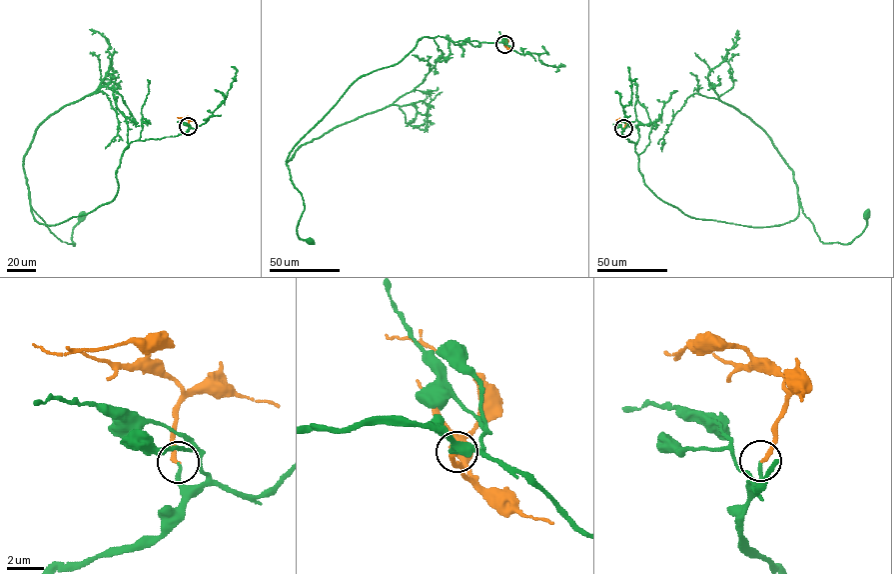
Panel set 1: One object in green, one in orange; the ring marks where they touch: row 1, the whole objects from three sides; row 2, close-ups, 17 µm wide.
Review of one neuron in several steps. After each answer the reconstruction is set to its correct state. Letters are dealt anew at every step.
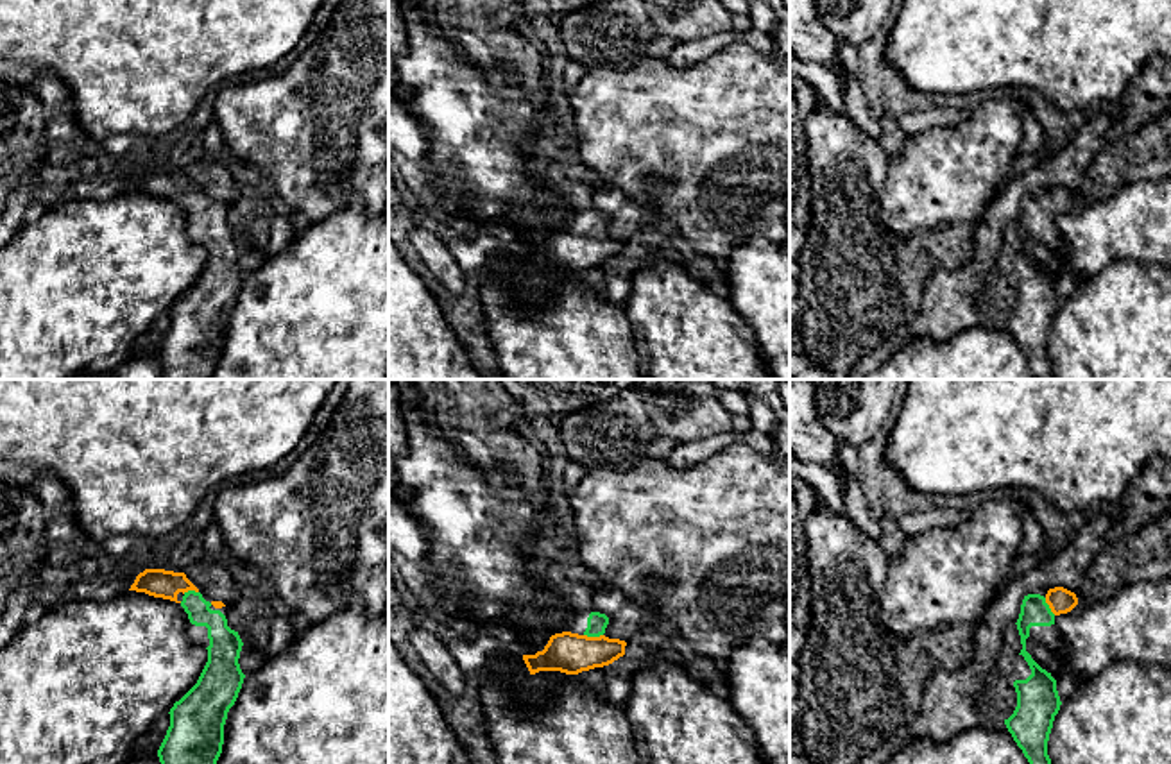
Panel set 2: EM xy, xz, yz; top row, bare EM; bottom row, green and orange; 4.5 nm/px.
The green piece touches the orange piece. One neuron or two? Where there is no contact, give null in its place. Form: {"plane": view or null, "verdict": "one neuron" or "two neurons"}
{"plane": "xz", "verdict": "one neuron"}

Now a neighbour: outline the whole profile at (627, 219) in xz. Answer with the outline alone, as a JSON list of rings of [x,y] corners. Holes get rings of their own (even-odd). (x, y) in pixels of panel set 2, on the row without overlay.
[[[598,183],[593,208],[609,216],[605,236],[625,242],[634,240],[652,220],[650,213],[623,190]]]

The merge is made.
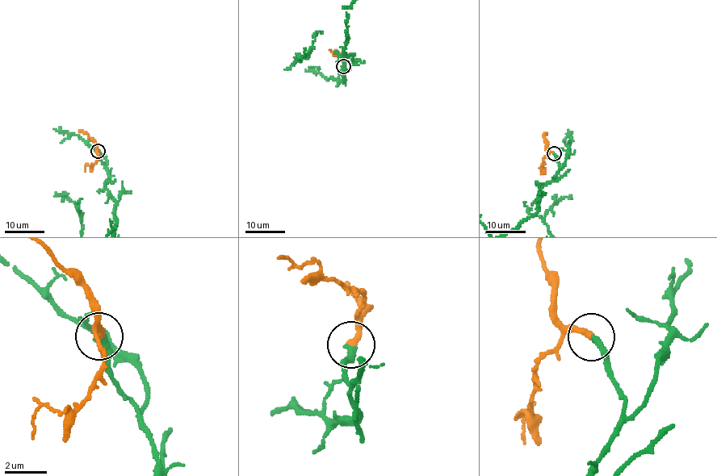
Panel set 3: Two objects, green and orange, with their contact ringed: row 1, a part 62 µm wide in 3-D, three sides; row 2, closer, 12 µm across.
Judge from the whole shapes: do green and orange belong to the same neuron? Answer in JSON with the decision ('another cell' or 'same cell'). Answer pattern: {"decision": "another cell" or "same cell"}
{"decision": "same cell"}

